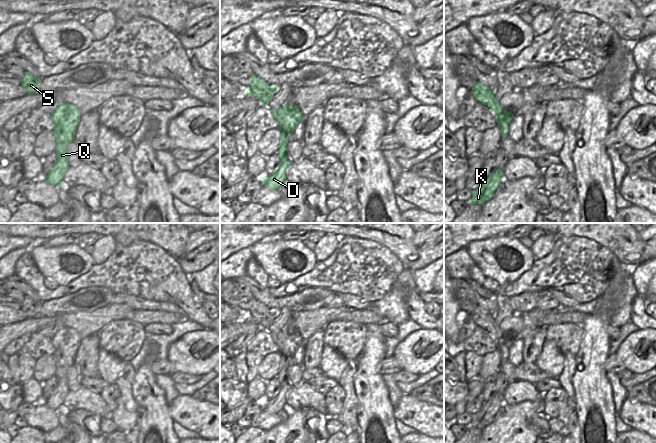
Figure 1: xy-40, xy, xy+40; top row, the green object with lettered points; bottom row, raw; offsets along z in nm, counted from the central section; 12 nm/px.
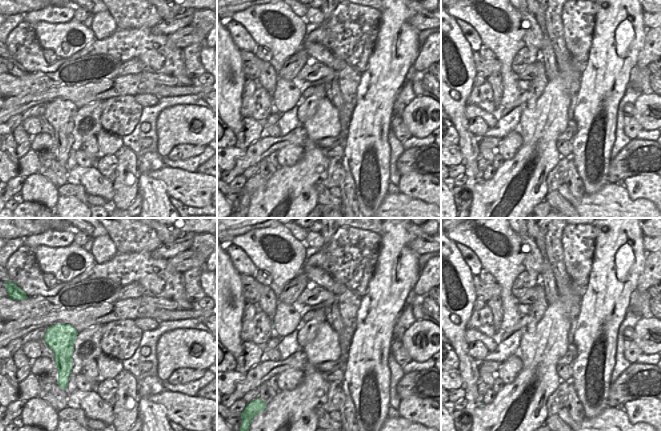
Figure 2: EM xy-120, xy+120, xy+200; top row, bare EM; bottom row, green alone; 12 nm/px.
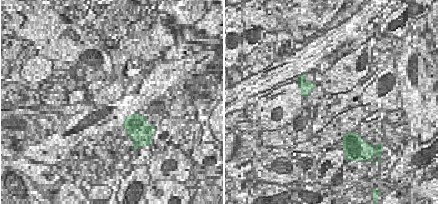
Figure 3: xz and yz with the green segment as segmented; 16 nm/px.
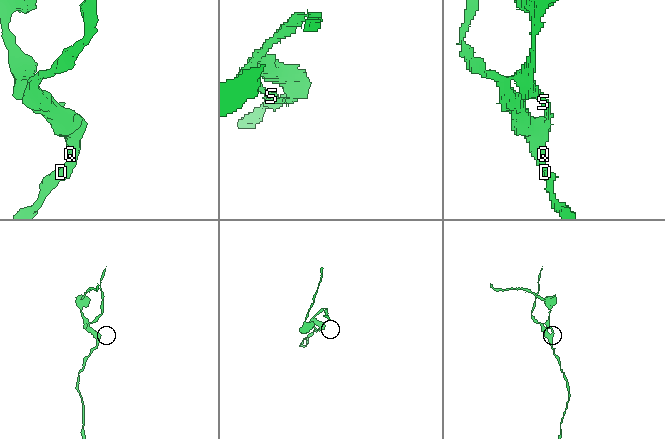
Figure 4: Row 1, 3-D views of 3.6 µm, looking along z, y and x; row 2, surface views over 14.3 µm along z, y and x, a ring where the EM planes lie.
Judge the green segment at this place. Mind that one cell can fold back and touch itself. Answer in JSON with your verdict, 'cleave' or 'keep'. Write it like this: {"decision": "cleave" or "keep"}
{"decision": "cleave"}

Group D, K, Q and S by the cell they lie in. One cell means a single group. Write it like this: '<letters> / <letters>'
D K Q / S

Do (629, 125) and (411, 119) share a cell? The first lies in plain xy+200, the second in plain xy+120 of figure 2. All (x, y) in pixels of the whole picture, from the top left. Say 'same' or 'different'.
different

